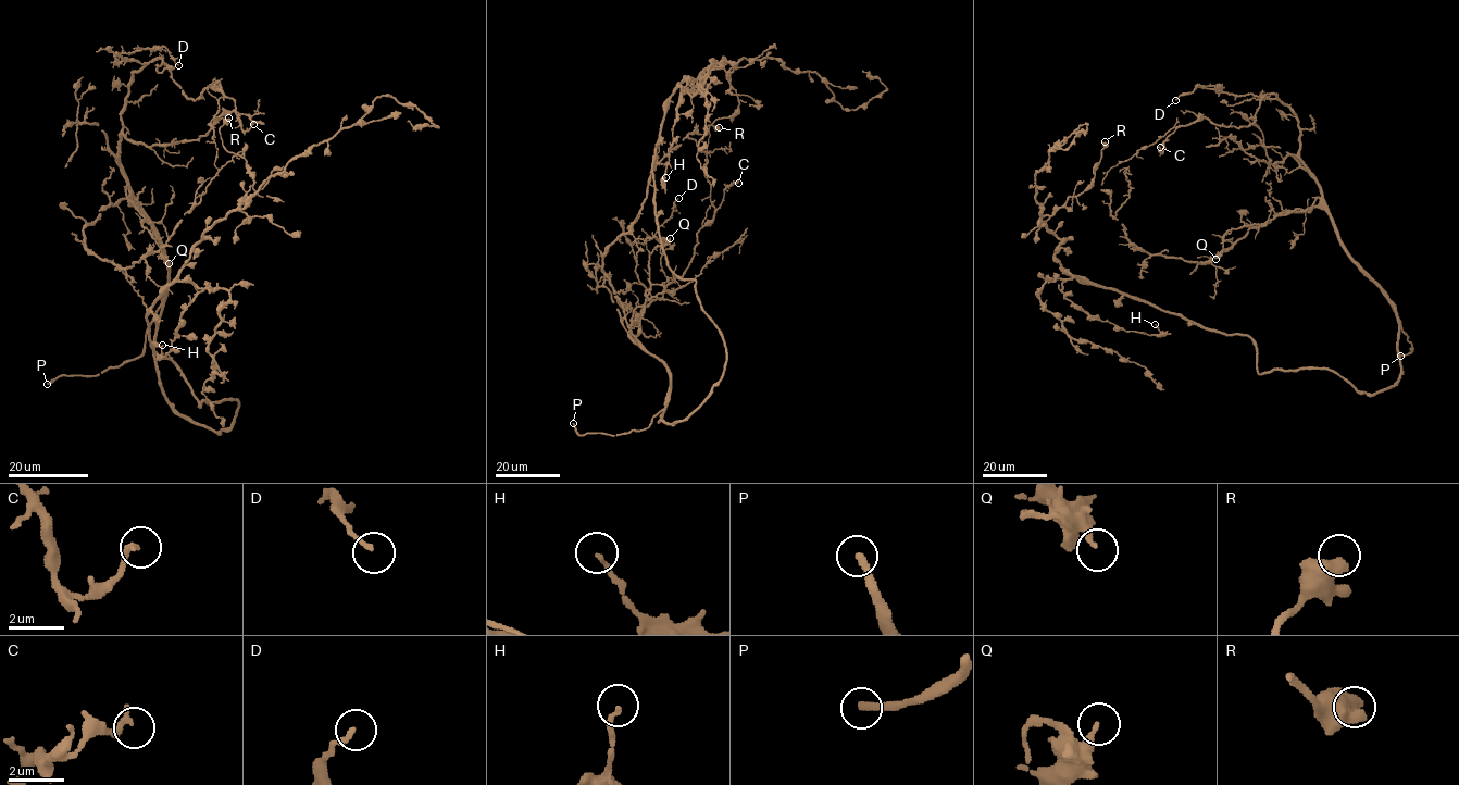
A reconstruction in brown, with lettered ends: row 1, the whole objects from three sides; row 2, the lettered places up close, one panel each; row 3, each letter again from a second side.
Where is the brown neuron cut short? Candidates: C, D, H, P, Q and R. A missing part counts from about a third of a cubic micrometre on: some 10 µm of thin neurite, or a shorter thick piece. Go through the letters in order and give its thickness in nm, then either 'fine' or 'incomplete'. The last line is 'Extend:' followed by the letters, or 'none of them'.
C: 240 nm | fine
D: 180 nm | fine
H: 160 nm | fine
P: 280 nm | incomplete
Q: 160 nm | fine
R: 600 nm | fine
Extend: P

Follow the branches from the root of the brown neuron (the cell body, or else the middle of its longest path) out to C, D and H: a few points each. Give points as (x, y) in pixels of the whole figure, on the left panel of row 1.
C: (237, 403), (212, 432), (163, 390), (167, 259), (120, 139), (158, 59), (253, 124)
D: (237, 403), (212, 432), (163, 390), (167, 259), (120, 160), (145, 64), (120, 54), (164, 47), (178, 65)
H: (237, 403), (199, 407), (149, 340), (148, 310), (171, 284), (191, 282), (202, 289), (160, 359), (162, 345)

